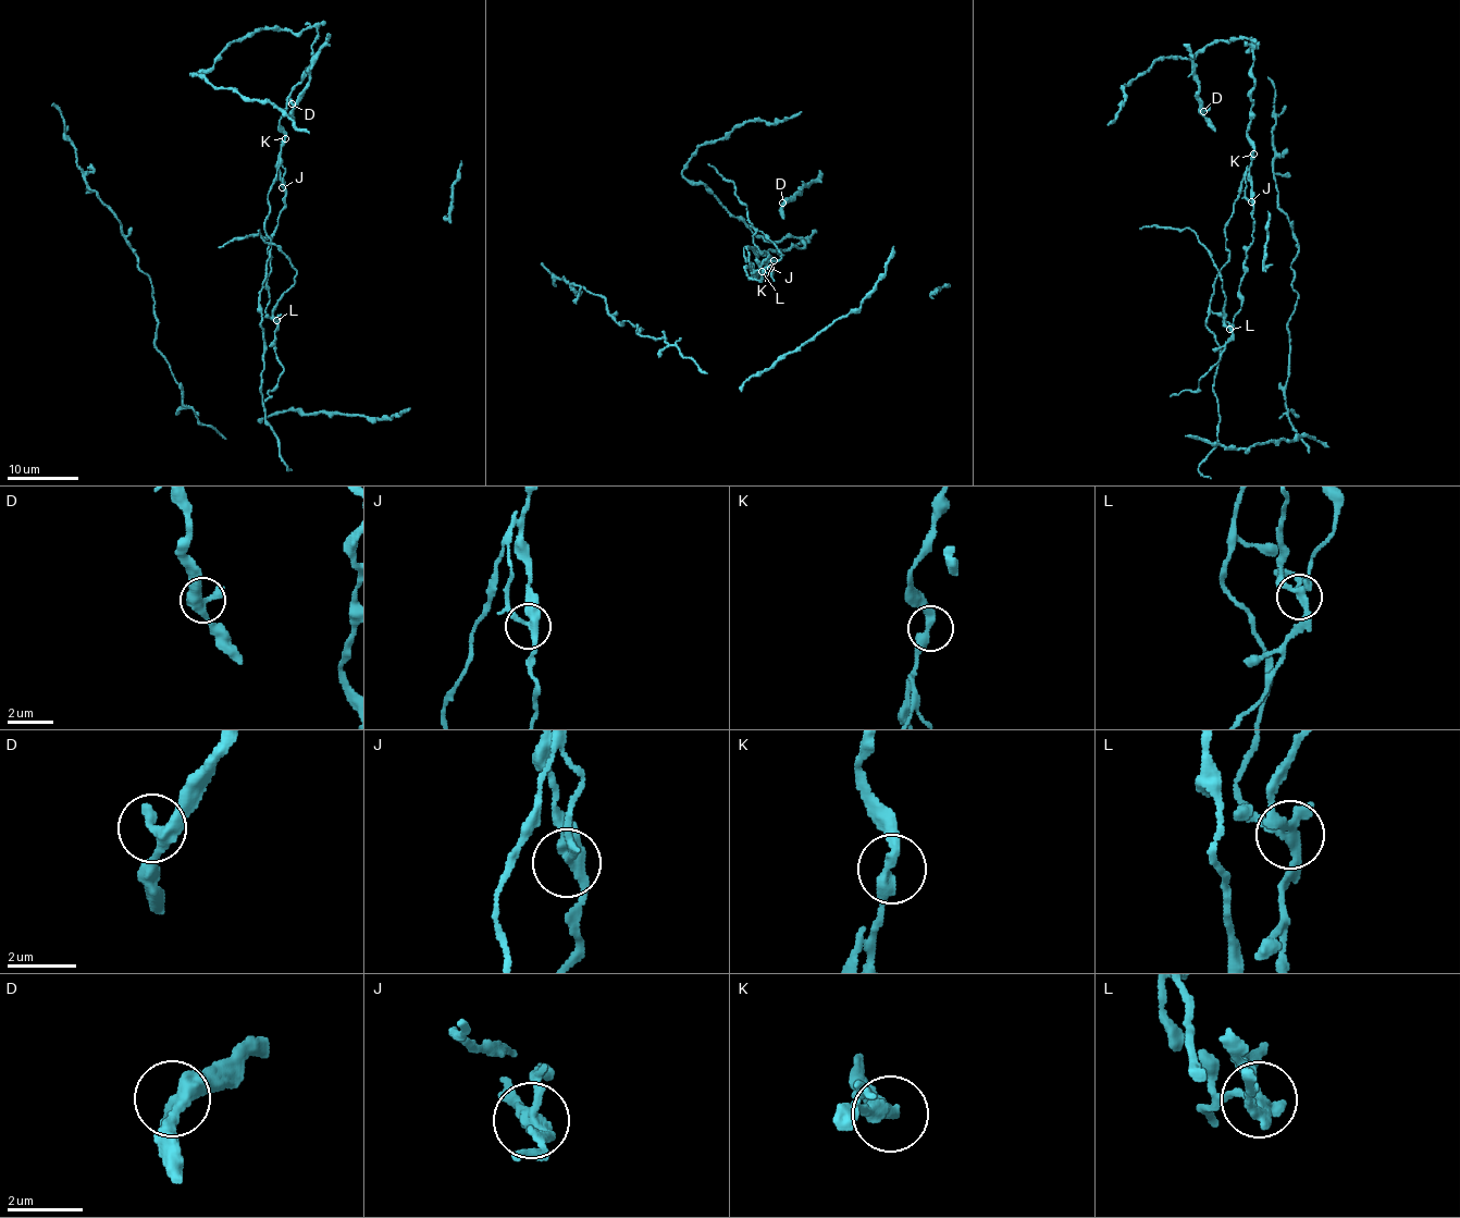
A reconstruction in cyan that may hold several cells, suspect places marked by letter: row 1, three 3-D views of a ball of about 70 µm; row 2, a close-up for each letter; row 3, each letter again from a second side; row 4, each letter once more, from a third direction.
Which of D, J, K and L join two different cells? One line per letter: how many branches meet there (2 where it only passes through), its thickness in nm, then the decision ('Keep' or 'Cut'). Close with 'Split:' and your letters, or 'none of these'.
D: Branches: 2. Thickness 400 nm. Keep
J: Branches: 3. Thickness 340 nm. Cut
K: Branches: 2. Thickness 320 nm. Keep
L: Branches: 3. Thickness 240 nm. Cut
Split: J, L

